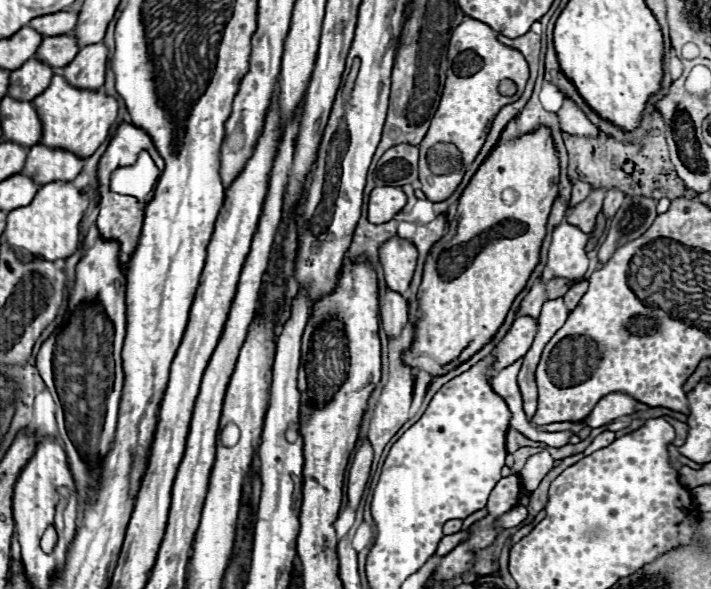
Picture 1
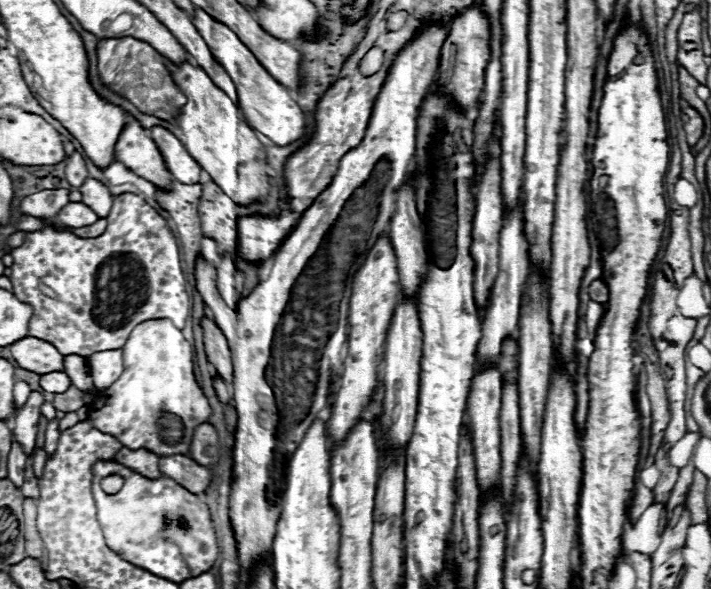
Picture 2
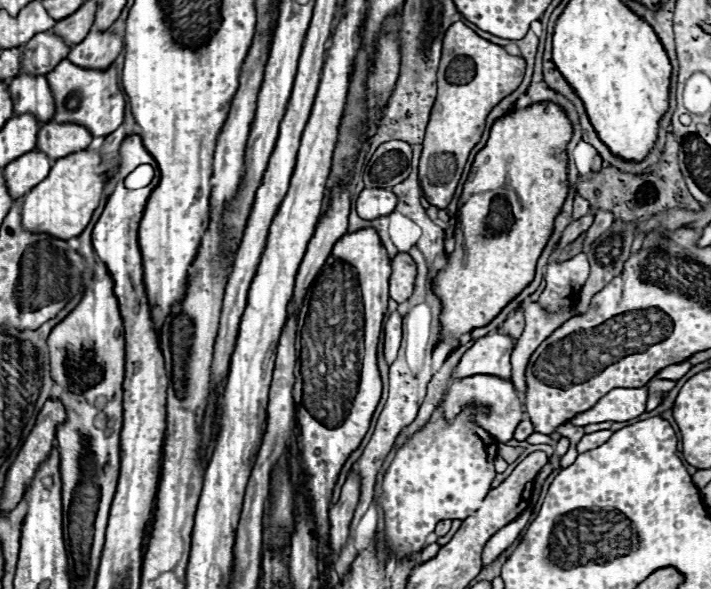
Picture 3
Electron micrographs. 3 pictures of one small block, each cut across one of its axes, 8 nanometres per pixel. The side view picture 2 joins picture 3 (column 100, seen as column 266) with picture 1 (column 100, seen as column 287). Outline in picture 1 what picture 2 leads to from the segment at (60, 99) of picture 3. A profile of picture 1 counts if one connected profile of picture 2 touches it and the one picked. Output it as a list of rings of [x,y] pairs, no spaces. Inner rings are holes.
[[[54,76],[50,86],[34,98],[34,106],[42,118],[44,132],[42,142],[50,148],[66,148],[76,156],[88,158],[108,138],[112,124],[118,116],[118,102],[114,96],[106,96],[102,90],[82,90],[66,82],[64,76]]]

